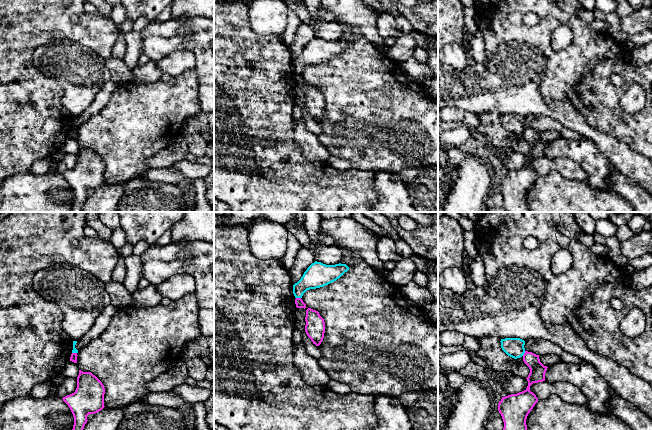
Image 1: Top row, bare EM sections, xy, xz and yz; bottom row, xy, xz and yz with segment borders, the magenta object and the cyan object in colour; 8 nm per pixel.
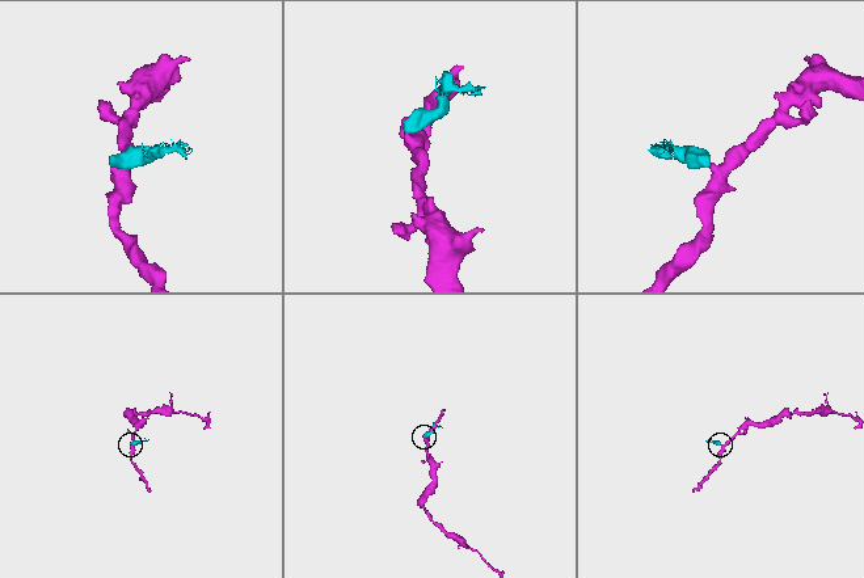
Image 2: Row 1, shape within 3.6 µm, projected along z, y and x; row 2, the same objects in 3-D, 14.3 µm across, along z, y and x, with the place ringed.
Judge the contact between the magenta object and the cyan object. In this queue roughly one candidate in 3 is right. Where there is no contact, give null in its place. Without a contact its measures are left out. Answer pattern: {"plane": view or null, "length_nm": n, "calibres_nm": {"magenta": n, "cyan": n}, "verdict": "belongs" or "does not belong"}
{"plane": "xz", "length_nm": 40, "calibres_nm": {"magenta": 70, "cyan": 200}, "verdict": "does not belong"}

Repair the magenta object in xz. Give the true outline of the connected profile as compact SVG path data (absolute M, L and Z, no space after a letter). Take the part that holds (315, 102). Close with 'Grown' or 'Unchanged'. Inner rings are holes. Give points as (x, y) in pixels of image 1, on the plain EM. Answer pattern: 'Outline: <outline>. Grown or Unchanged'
Outline: M308 84L306 86L305 97L305 108L307 112L311 115L313 120L319 122L323 117L325 109L324 95L320 92L318 87Z. Unchanged

